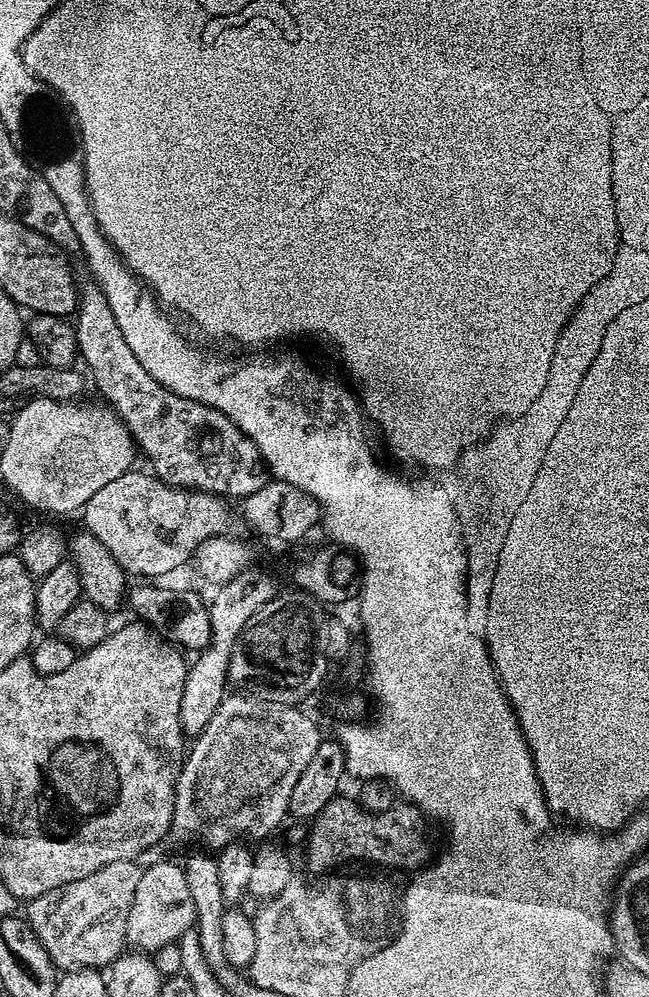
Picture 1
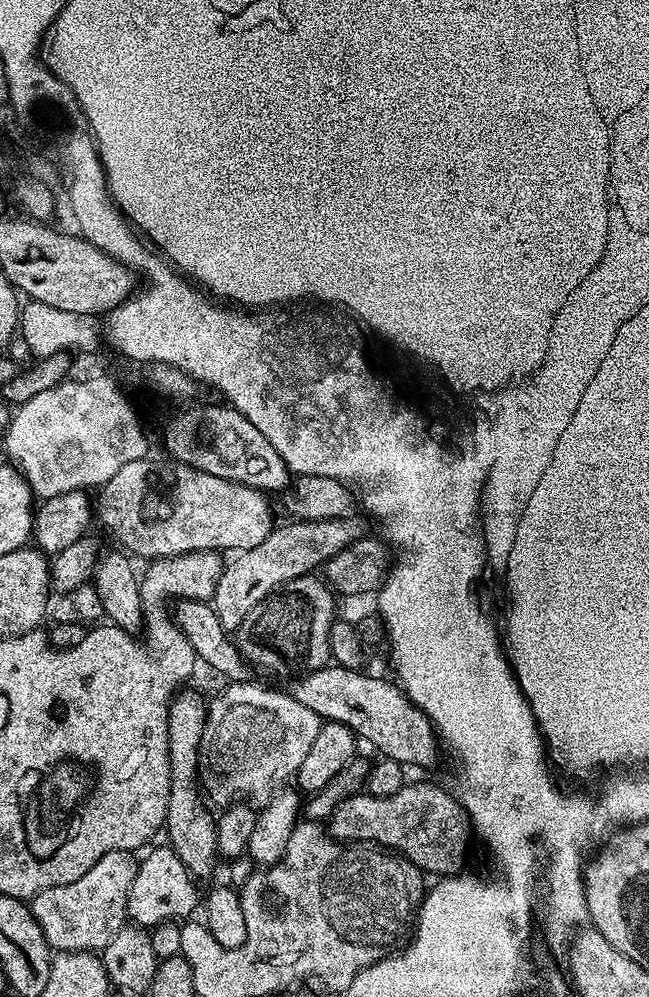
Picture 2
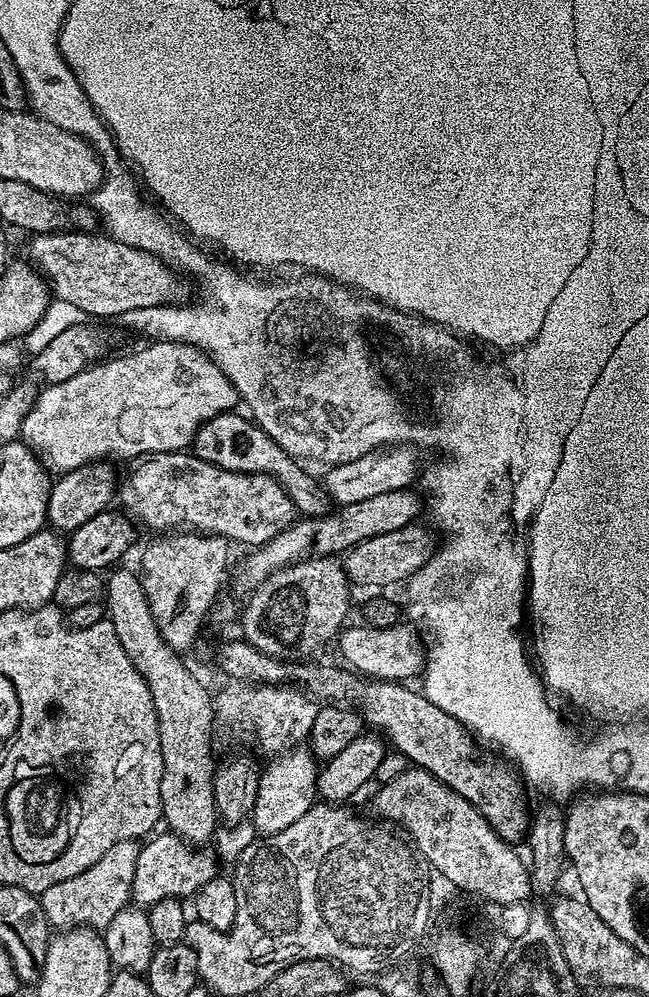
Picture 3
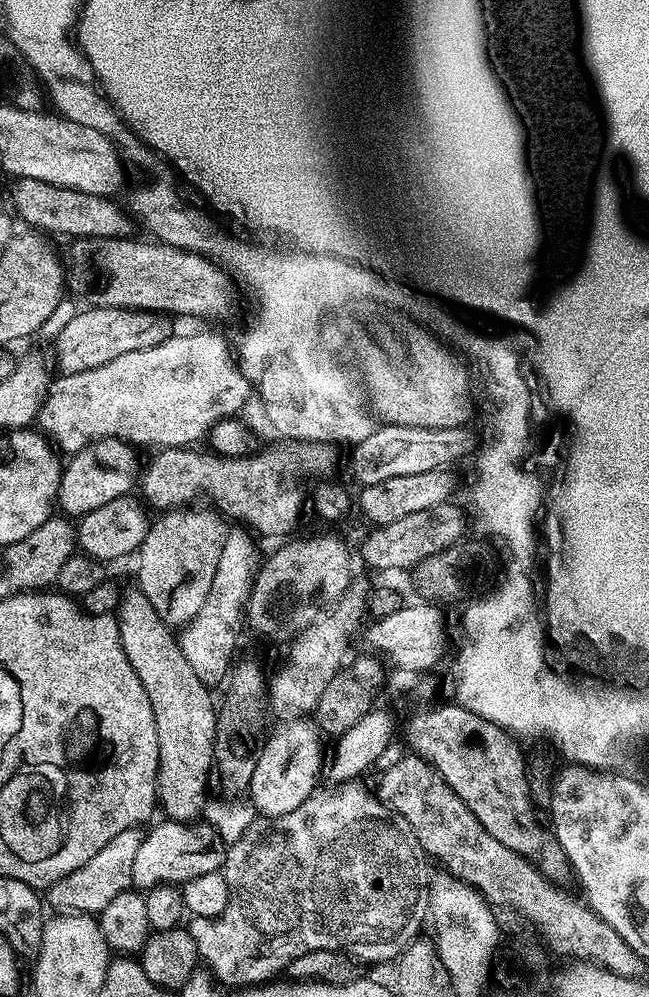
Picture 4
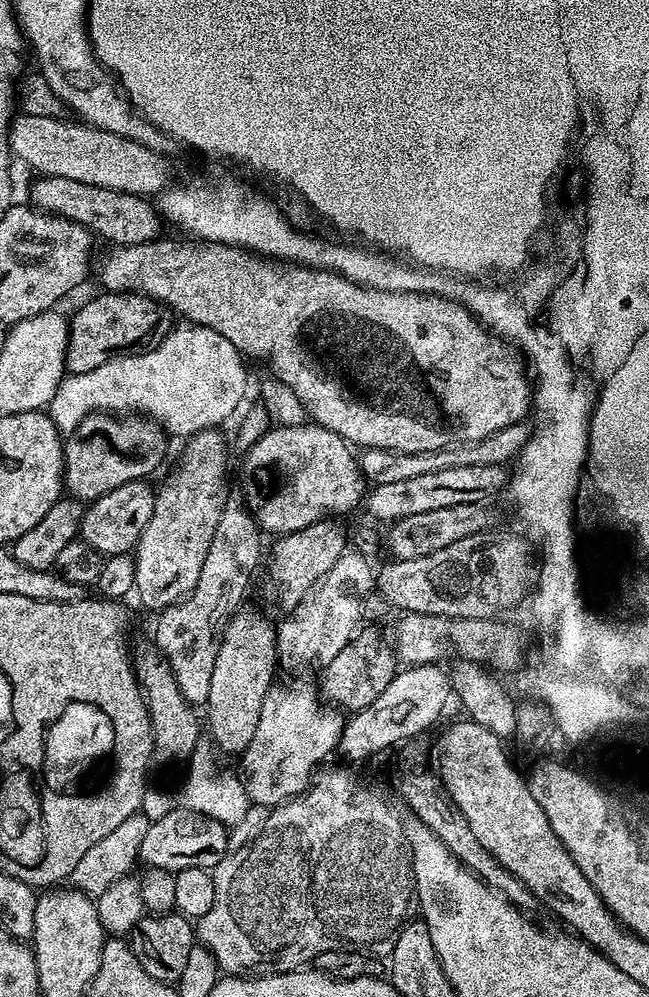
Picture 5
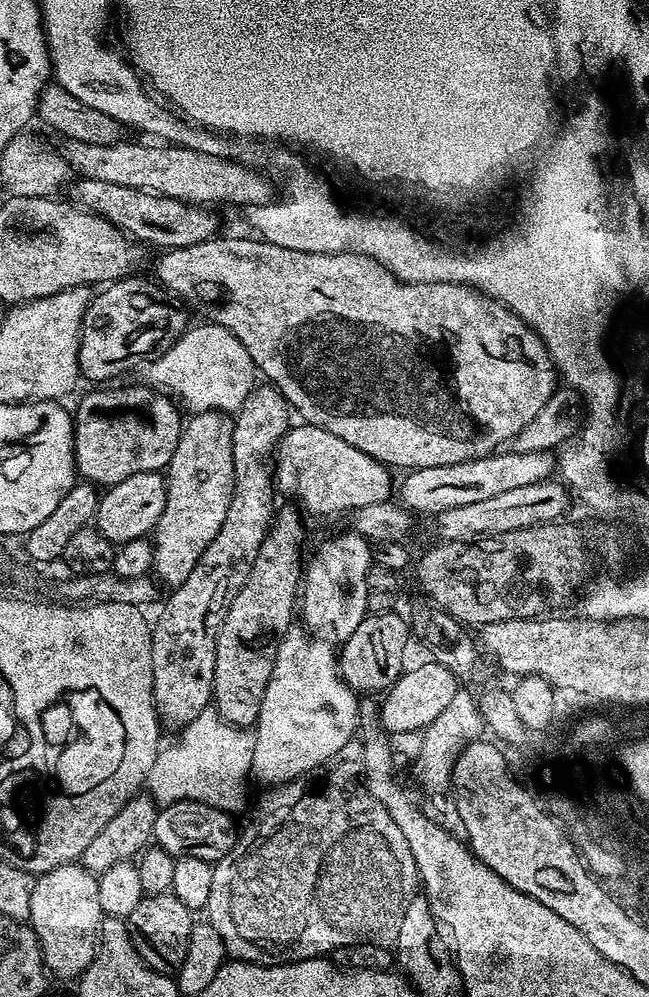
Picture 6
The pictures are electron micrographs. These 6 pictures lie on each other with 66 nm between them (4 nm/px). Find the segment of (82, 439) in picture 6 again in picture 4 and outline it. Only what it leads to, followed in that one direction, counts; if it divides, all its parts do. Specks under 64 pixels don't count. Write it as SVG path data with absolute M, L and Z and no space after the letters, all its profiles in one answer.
M102 437L88 440L83 448L71 453L60 474L60 485L56 495L59 511L65 517L79 518L90 514L90 510L98 510L98 506L106 506L106 502L114 502L114 498L129 495L137 487L138 477L142 472L142 460L140 464L140 456L136 452L139 451L125 440L118 437Z

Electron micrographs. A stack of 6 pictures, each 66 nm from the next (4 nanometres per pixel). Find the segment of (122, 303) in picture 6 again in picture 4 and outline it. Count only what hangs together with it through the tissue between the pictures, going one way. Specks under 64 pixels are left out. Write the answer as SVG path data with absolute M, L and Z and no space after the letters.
M88 306L77 311L74 318L54 337L56 364L63 375L79 374L100 367L120 354L146 350L166 342L170 329L158 312L139 312L137 308L98 308Z

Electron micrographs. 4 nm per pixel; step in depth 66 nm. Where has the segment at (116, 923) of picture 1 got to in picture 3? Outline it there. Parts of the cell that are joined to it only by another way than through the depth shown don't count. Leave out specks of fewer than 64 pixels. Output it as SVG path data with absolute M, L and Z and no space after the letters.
M135 840L117 842L98 858L98 862L94 862L94 866L90 866L90 870L82 870L82 874L74 874L74 878L66 878L66 882L58 882L58 886L50 886L50 890L39 893L40 905L49 925L56 930L104 929L110 918L129 903L140 849L141 845Z

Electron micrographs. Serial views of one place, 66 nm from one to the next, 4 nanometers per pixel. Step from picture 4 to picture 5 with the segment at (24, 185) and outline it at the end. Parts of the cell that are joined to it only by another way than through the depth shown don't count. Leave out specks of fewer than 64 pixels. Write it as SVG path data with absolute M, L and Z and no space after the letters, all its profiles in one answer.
M40 176L32 184L31 207L47 212L50 216L61 216L70 222L88 229L93 237L109 240L112 246L121 244L145 244L161 239L165 221L156 210L151 199L110 190L102 186L90 186L86 182L74 182L74 178Z

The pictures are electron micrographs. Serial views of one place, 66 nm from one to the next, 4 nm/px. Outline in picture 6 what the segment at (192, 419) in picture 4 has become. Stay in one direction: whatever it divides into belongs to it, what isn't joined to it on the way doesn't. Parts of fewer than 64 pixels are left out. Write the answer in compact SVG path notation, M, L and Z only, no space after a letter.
M211 322L200 324L185 329L167 351L151 359L144 366L143 381L172 396L187 413L212 410L235 413L257 383L253 359L230 330Z

